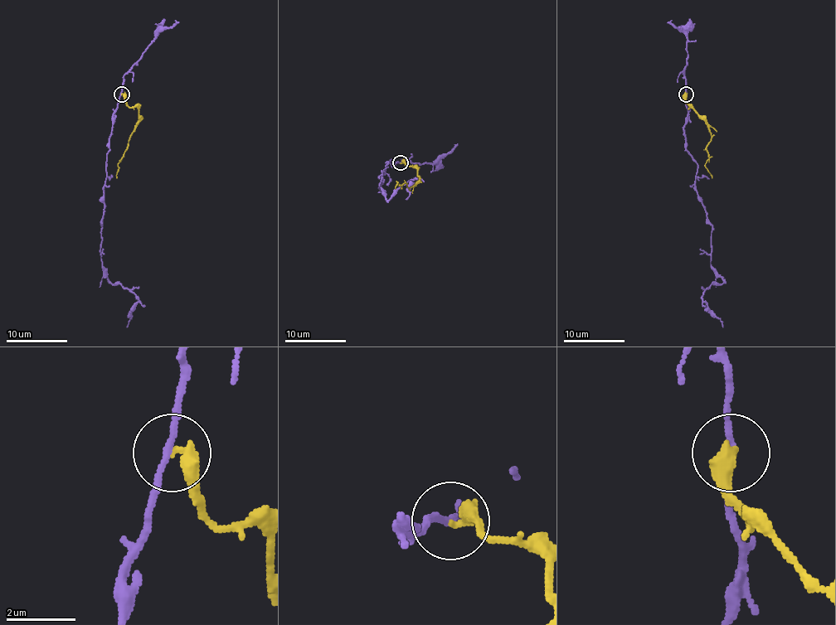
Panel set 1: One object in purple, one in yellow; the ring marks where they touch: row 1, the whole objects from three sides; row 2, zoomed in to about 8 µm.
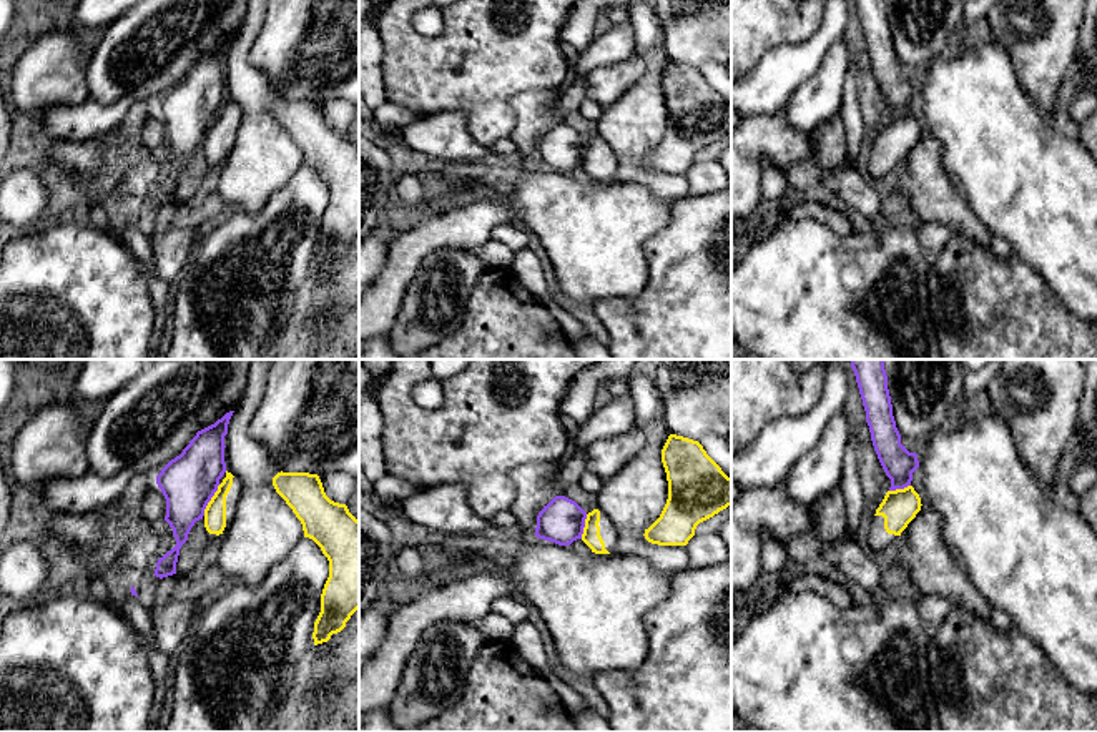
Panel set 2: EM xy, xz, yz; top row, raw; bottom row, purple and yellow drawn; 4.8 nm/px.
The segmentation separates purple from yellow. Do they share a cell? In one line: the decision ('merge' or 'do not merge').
do not merge

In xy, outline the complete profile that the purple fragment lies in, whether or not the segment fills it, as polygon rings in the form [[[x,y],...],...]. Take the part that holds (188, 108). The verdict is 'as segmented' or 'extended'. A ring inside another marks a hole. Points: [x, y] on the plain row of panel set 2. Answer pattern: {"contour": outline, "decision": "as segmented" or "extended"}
{"contour": [[[233,40],[198,58],[183,80],[156,103],[156,111],[166,126],[165,148],[176,166],[176,173],[156,190],[155,203],[160,206],[176,201],[180,176],[194,150],[203,146],[226,100],[224,63]]], "decision": "as segmented"}

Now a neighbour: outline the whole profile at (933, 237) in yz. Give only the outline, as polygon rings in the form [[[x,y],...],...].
[[[941,223],[916,225],[916,233],[922,250],[929,256],[939,255],[954,235],[952,230]]]

